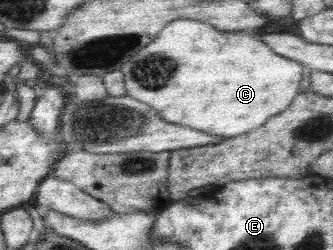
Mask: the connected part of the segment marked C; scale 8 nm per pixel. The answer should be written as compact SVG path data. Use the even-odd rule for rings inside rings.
M178 19L120 69L126 95L152 106L170 123L225 139L249 133L294 101L305 70L258 39L258 35L221 31L202 21Z

